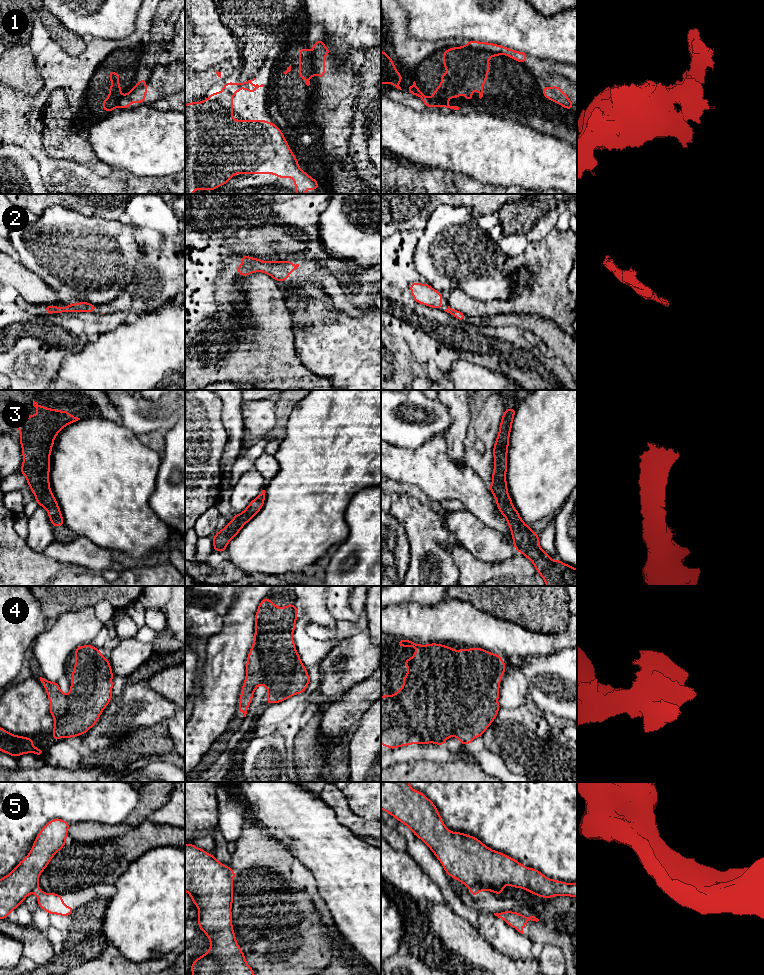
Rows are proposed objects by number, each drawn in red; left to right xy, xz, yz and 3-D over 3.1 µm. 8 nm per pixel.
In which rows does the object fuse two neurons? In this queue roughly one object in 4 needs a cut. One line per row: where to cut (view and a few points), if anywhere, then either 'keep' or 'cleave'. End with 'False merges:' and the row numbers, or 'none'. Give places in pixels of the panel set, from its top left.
1: cut yz (431, 98), (442, 101), (446, 105); cleave
2: cut none; keep
3: cut none; keep
4: cut yz (493, 653), (488, 692), (481, 696), (481, 716), (493, 720); cleave
5: cut xy (37, 887), (34, 892); cleave
False merges: 1, 4, 5

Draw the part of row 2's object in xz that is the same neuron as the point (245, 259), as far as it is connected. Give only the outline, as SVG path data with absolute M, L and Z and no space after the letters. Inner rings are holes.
M242 255L241 261L242 264L237 266L237 272L240 276L263 272L277 282L289 280L288 275L299 267L299 264L294 265L290 260L261 261L260 258L253 258L247 255Z

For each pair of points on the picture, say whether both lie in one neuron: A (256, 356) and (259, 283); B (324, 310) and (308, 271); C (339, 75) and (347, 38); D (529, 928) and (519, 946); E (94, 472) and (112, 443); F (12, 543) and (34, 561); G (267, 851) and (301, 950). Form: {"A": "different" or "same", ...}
{"A": "same", "B": "different", "C": "different", "D": "different", "E": "same", "F": "same", "G": "same"}

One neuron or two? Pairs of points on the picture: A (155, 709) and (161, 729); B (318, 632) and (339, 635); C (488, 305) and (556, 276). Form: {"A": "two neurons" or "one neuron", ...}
{"A": "two neurons", "B": "one neuron", "C": "one neuron"}

